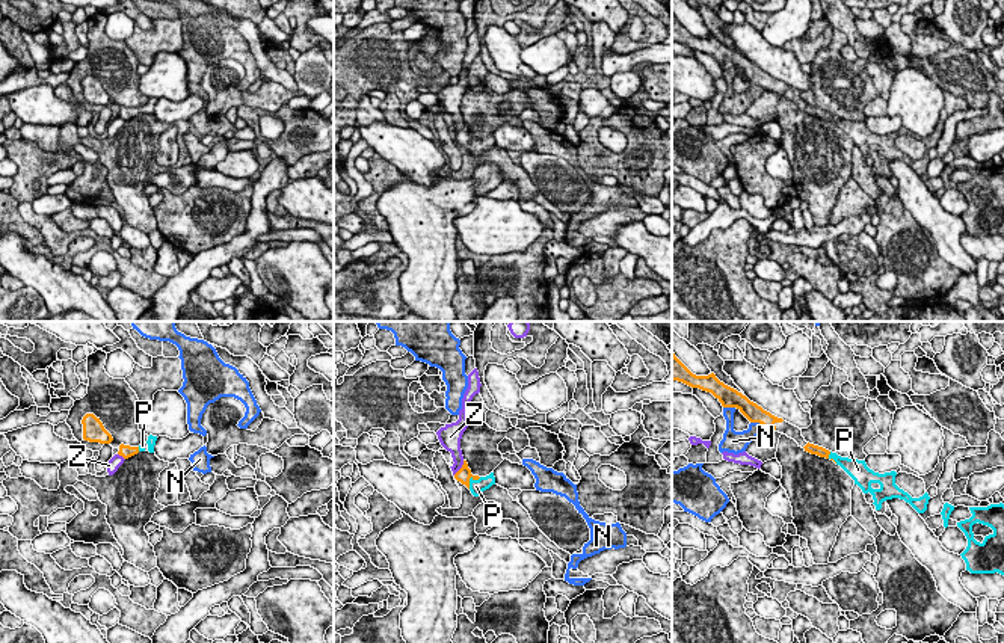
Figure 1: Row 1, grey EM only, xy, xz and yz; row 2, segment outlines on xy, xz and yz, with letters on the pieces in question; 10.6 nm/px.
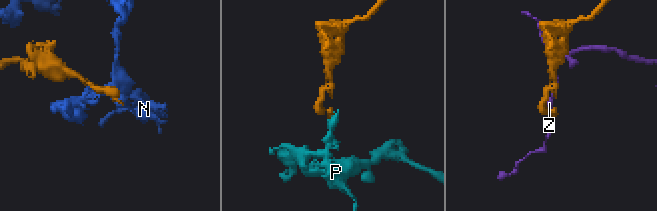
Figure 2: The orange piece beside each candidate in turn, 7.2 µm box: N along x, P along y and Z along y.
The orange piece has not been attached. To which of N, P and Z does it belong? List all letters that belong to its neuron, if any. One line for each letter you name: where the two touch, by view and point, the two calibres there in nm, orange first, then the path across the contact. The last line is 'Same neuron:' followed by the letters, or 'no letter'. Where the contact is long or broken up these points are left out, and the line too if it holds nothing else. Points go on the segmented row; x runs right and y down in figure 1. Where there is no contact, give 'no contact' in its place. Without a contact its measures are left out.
P: contact xz (473, 479); calibres 160 and 160 nm
Same neuron: P

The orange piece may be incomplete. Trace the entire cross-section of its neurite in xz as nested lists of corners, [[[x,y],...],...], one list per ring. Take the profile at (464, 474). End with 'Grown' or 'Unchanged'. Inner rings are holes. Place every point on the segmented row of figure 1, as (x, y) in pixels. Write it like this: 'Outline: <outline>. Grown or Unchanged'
Outline: [[[464,460],[462,468],[454,474],[454,478],[465,485],[474,497],[479,497],[483,491],[495,485],[494,472],[486,477],[473,475],[467,460]]]. Grown

